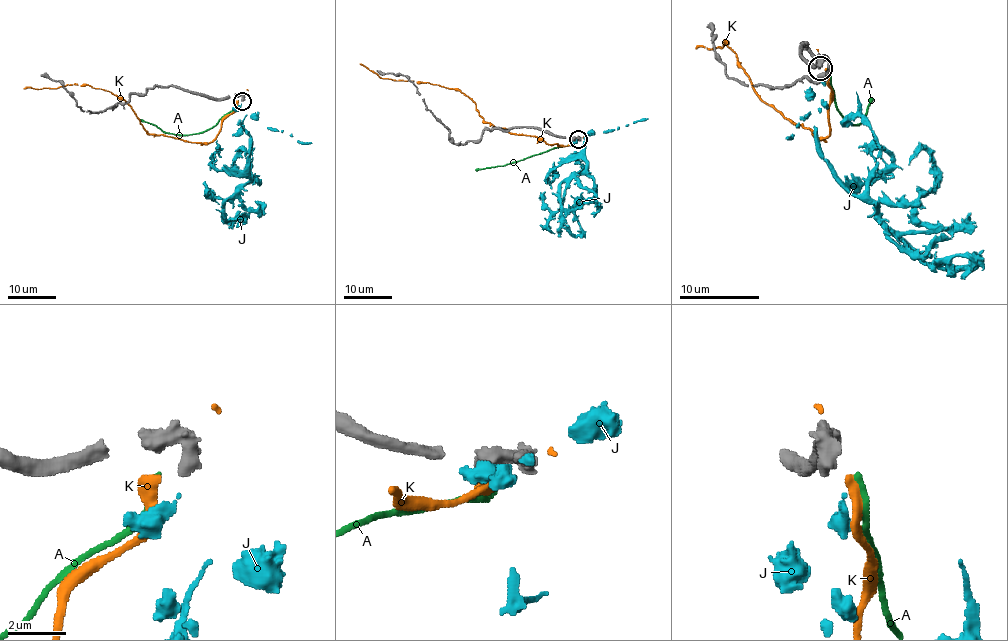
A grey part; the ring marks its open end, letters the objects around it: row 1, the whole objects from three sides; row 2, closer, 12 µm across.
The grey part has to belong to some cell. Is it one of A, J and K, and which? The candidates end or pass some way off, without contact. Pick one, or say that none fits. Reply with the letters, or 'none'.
J

